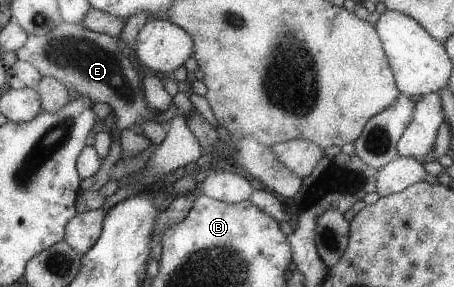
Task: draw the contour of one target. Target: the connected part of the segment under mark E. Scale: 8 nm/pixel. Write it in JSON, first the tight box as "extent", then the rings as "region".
{"extent":[16,22,160,138],"region":[[[62,22],[61,24],[58,24],[55,28],[52,28],[51,32],[48,32],[47,34],[44,34],[43,36],[35,36],[30,35],[28,38],[28,42],[20,48],[16,52],[16,56],[18,57],[18,61],[25,61],[26,63],[32,64],[34,67],[38,68],[40,70],[40,74],[42,74],[43,77],[53,77],[57,80],[60,80],[62,84],[66,86],[66,88],[71,88],[73,90],[76,90],[80,96],[88,96],[88,98],[92,98],[94,102],[98,103],[107,103],[114,115],[116,116],[116,122],[114,123],[113,128],[108,132],[112,137],[118,138],[120,137],[120,133],[125,128],[132,127],[132,125],[137,125],[138,120],[142,120],[142,123],[145,125],[147,123],[144,123],[144,120],[158,120],[160,118],[160,114],[156,112],[156,110],[152,110],[152,108],[148,108],[148,102],[144,100],[144,89],[143,89],[143,80],[140,80],[140,76],[138,76],[138,70],[134,68],[132,69],[132,60],[130,60],[130,56],[128,54],[122,52],[122,48],[118,46],[118,42],[116,42],[116,36],[103,34],[103,33],[96,33],[92,30],[89,30],[88,28],[85,28],[84,26],[81,26],[79,24],[72,24],[68,22]]]}

